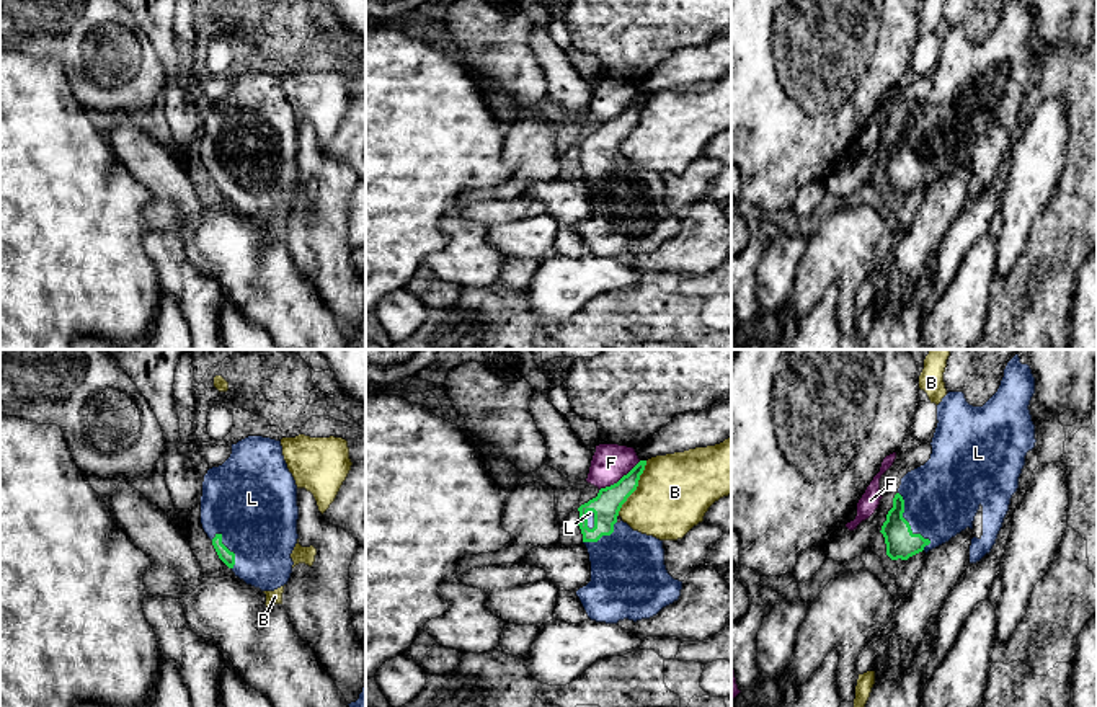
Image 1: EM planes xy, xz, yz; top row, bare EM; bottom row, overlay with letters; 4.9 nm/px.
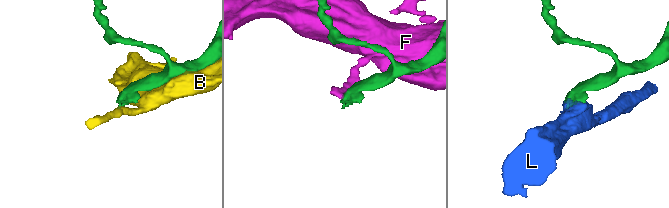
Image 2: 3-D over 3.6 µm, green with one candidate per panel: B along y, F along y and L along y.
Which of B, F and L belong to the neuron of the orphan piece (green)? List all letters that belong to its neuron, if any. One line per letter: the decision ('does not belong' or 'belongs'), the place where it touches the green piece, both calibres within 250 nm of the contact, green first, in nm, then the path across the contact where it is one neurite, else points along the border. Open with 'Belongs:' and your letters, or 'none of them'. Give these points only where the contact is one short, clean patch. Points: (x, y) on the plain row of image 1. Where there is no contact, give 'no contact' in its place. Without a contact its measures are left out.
Belongs: L
B: does not belong | xz (635, 123) | 140/360 nm
F: does not belong | xz (621, 113) | 140/180 nm
L: belongs | yz (908, 159) | 150/380 nm

